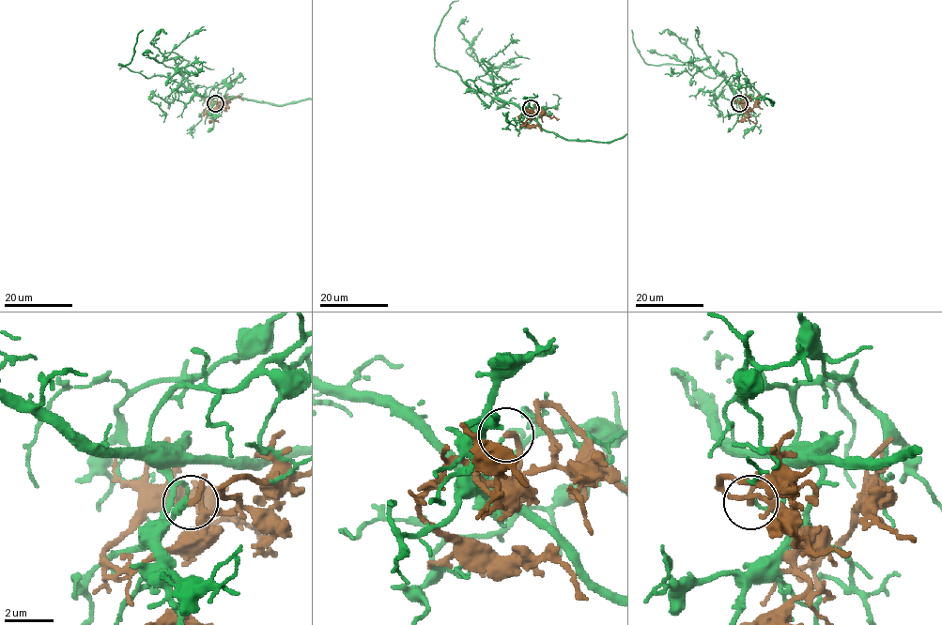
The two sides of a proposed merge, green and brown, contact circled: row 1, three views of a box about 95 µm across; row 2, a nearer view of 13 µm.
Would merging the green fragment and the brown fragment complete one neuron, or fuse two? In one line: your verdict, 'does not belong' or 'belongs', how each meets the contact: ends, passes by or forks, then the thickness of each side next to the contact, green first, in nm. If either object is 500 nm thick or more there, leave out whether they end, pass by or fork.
does not belong | green ends | brown ends | 140/240 nm

